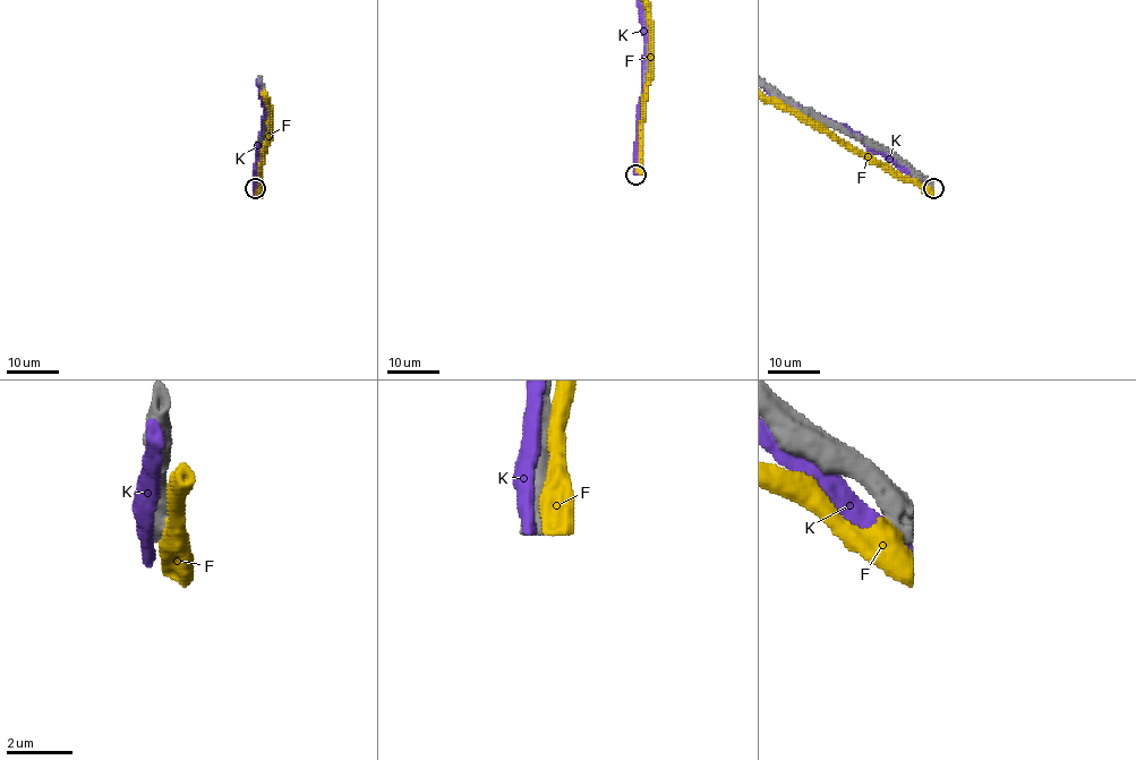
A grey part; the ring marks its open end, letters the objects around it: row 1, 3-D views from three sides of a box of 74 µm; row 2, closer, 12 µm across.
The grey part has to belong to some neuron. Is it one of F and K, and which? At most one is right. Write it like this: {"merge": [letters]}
{"merge": []}

